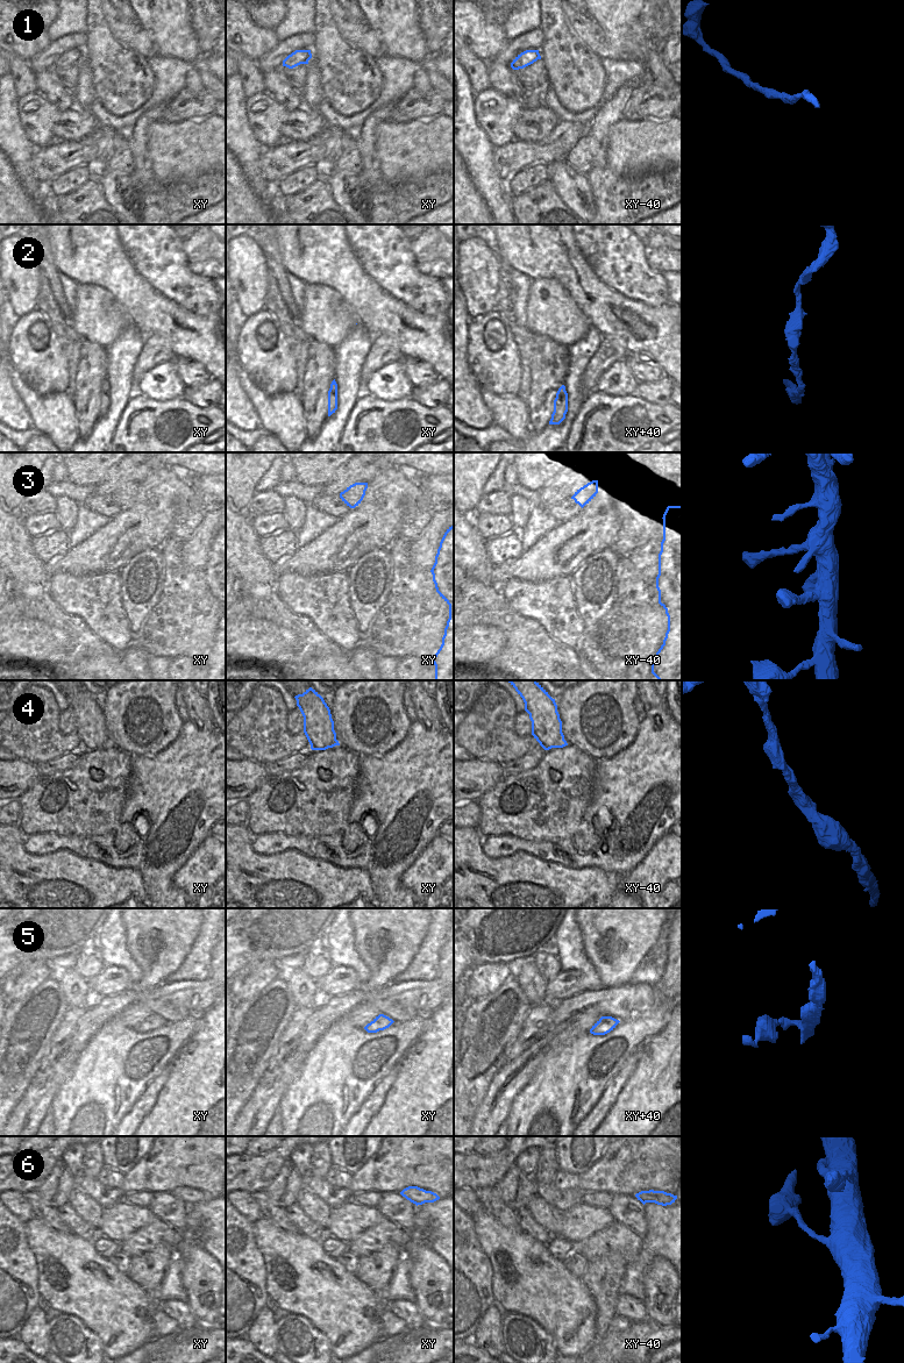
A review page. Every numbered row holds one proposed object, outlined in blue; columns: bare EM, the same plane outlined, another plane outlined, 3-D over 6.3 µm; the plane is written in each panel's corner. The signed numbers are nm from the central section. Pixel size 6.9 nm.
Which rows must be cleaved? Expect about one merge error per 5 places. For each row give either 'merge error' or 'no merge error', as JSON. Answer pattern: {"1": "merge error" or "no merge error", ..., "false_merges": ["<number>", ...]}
{"1": "no merge error", "2": "no merge error", "3": "no merge error", "4": "no merge error", "5": "no merge error", "6": "merge error", "false_merges": ["6"]}

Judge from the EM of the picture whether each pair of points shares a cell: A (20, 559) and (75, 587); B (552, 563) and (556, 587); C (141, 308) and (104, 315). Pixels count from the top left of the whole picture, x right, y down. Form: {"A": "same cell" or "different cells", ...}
{"A": "different cells", "B": "different cells", "C": "different cells"}

